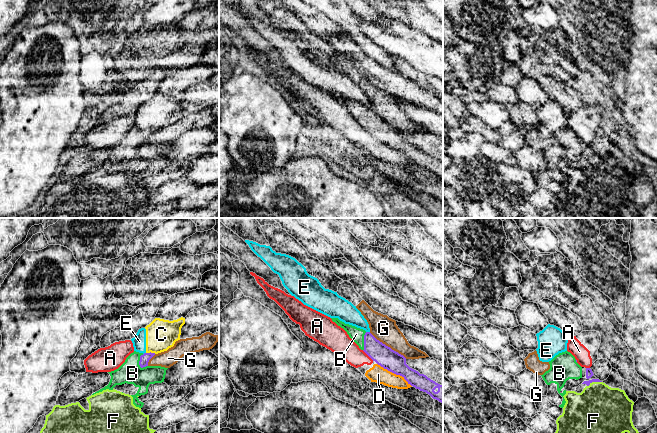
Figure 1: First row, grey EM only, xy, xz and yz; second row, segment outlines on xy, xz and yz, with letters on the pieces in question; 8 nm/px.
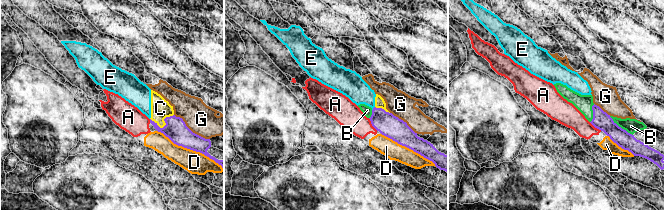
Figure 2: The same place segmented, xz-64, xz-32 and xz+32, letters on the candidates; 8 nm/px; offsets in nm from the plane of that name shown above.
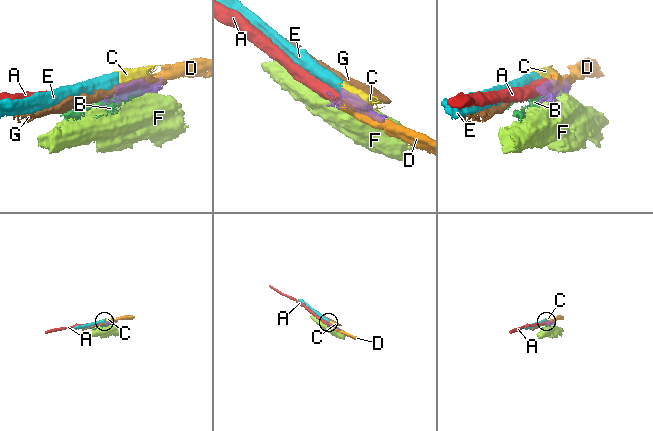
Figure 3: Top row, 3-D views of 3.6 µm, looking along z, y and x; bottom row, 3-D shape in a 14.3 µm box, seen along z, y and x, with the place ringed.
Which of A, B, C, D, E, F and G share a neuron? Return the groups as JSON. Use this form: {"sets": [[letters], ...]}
{"sets": [["A", "D"], ["B"], ["C", "E"], ["F"], ["G"]]}

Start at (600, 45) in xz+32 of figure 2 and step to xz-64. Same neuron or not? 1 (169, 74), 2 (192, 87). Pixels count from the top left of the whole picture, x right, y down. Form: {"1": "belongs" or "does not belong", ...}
{"1": "does not belong", "2": "does not belong"}

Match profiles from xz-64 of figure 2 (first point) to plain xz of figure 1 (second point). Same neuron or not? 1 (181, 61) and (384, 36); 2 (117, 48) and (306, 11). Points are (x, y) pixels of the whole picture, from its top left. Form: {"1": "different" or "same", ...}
{"1": "different", "2": "different"}

